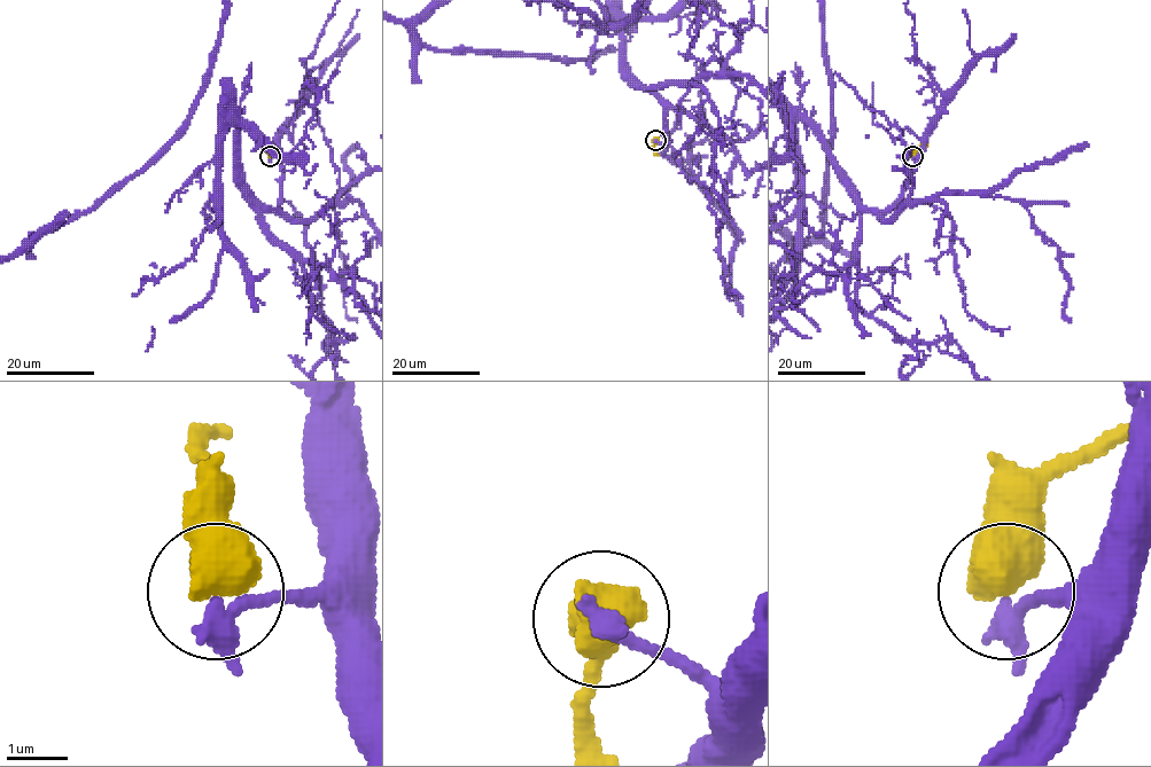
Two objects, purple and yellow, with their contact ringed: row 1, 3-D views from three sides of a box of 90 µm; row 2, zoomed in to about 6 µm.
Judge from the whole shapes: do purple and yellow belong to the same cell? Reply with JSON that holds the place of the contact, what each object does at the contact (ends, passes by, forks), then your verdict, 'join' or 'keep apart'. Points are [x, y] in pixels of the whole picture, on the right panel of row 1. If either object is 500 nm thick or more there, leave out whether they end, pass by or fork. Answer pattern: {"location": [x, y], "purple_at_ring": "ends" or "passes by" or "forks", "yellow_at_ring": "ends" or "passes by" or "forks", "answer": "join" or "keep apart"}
{"location": [912, 156], "answer": "join"}

